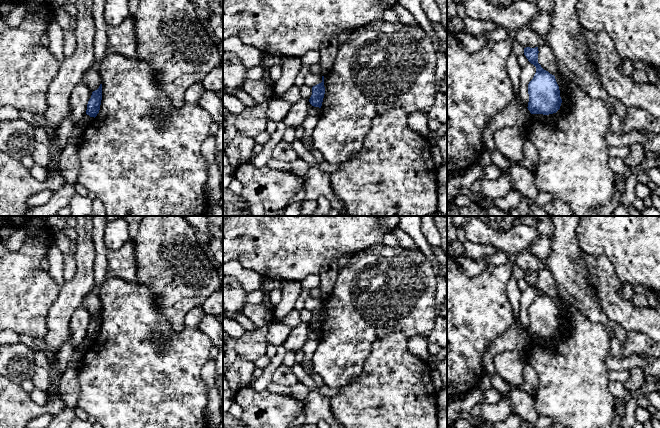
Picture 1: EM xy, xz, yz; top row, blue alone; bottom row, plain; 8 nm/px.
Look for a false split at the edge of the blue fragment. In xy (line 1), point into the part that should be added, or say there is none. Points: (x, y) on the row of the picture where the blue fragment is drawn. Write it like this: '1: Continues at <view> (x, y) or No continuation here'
1: No continuation here

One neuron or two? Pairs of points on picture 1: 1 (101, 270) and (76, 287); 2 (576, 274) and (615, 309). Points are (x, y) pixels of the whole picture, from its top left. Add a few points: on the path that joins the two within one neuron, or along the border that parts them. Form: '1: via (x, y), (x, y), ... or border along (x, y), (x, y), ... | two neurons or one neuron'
1: border along (94, 251), (93, 275), (95, 282) | two neurons
2: border along (586, 267), (589, 273), (589, 281), (602, 311) | two neurons

